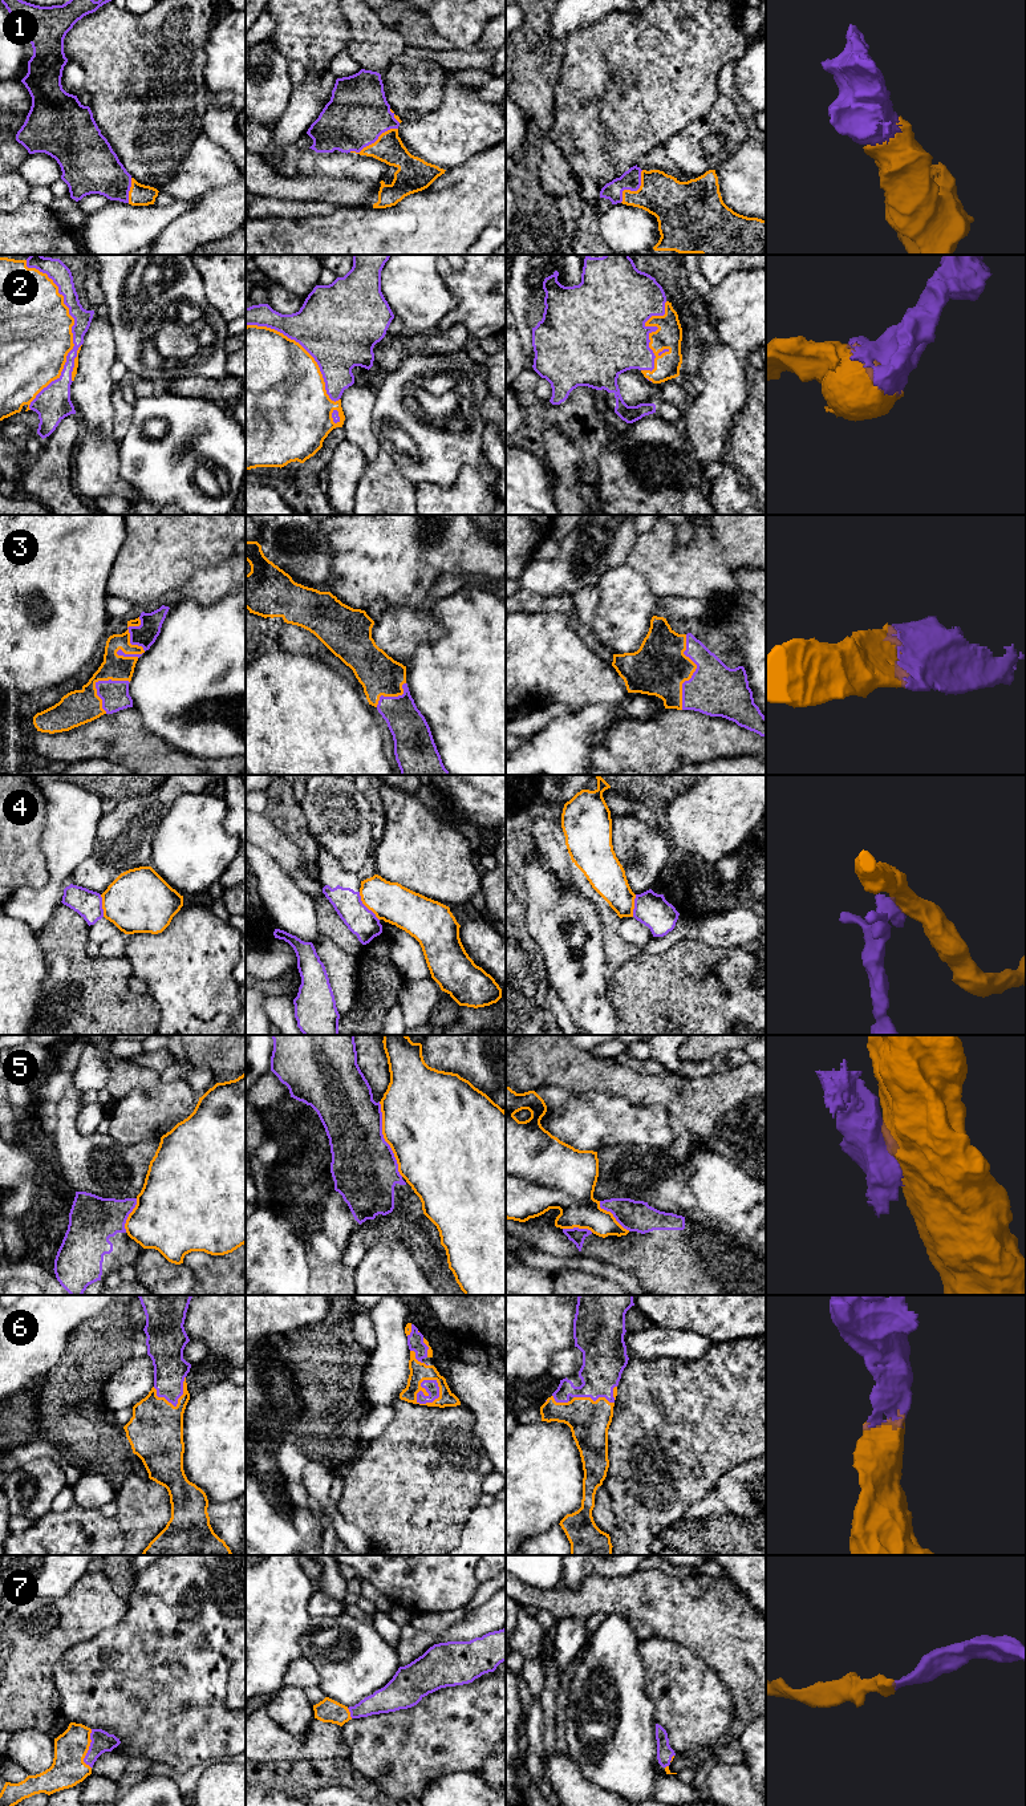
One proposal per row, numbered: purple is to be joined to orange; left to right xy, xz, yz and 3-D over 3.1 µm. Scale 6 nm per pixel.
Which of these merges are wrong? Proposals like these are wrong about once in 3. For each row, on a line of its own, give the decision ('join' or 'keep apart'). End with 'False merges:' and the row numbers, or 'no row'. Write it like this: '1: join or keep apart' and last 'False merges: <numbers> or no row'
1: join
2: join
3: join
4: keep apart
5: keep apart
6: join
7: join
False merges: 4, 5

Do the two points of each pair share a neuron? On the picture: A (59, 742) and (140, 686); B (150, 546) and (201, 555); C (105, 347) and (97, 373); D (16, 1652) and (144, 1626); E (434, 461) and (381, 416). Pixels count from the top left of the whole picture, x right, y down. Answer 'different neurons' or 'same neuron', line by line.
A: different neurons
B: same neuron
C: same neuron
D: different neurons
E: same neuron

